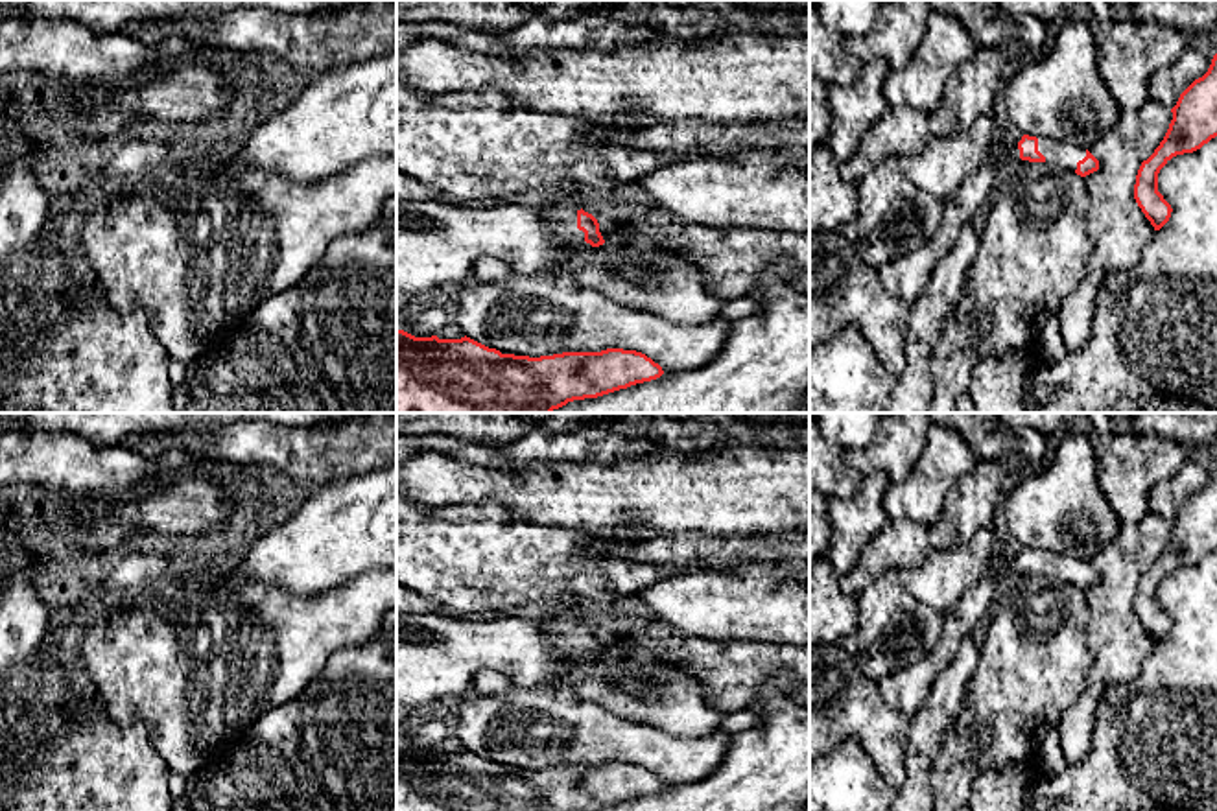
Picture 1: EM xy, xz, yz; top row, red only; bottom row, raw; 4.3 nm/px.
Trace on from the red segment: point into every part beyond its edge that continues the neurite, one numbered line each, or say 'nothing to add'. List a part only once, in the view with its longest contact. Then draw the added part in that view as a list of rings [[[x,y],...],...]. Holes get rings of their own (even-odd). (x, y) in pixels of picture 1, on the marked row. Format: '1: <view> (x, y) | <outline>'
1: xz (561, 218) | [[[548,199],[538,208],[561,245],[573,249],[585,241],[585,232],[577,229],[577,206]]]

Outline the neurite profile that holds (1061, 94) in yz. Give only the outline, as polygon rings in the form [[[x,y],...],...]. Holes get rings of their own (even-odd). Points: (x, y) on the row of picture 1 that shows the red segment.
[[[1066,18],[1049,50],[1014,63],[1005,79],[1007,116],[1023,135],[1088,147],[1121,114],[1095,55],[1093,24]]]

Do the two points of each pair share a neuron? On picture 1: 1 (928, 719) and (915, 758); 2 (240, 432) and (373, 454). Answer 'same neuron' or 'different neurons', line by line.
1: same neuron
2: same neuron

